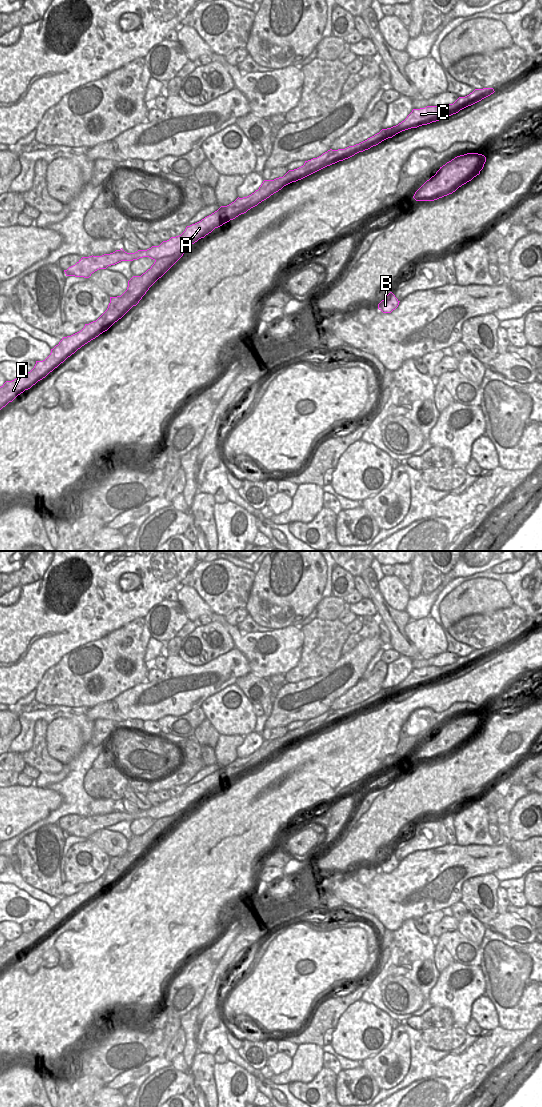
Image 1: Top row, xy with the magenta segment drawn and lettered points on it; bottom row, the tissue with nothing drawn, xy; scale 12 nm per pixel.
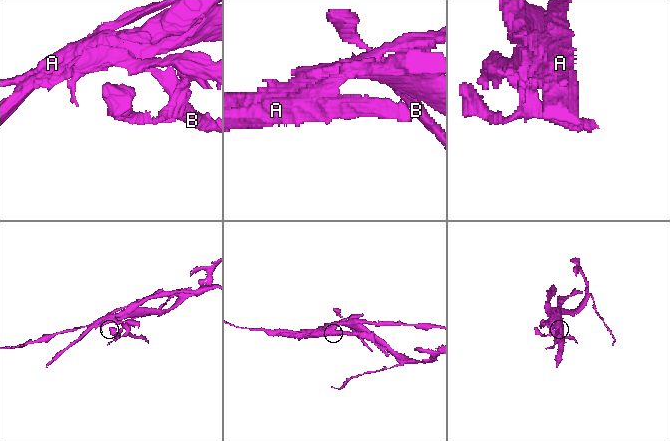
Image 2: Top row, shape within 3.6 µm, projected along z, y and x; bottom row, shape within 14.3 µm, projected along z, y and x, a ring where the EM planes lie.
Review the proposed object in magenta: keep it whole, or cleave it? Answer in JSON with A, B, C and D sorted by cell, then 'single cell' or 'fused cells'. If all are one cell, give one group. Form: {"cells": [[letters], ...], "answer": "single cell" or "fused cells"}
{"cells": [["A"], ["B", "C", "D"]], "answer": "fused cells"}

